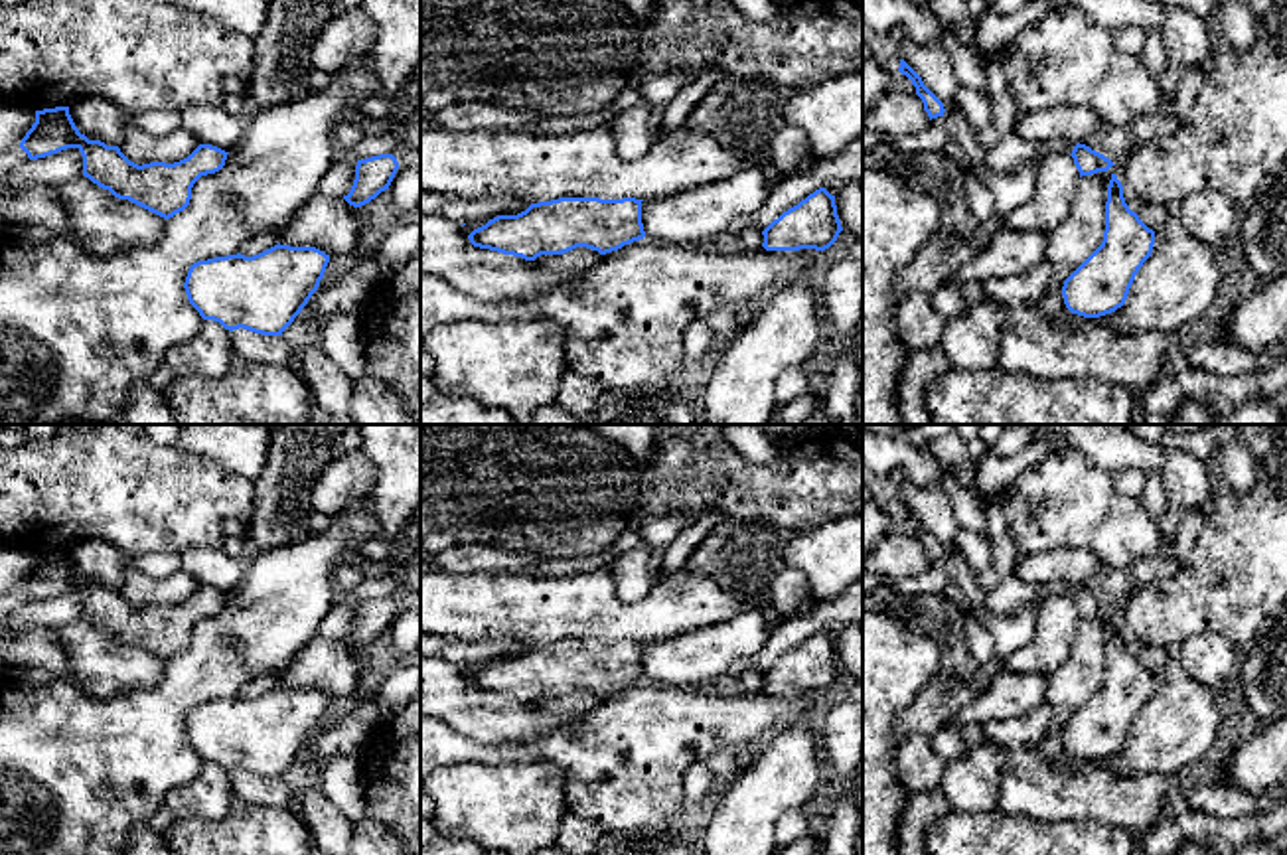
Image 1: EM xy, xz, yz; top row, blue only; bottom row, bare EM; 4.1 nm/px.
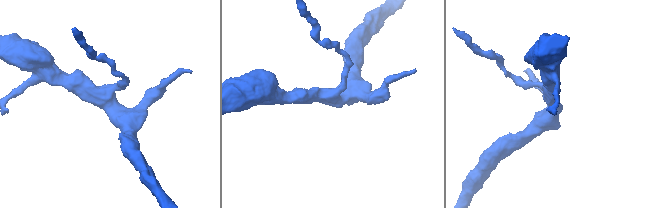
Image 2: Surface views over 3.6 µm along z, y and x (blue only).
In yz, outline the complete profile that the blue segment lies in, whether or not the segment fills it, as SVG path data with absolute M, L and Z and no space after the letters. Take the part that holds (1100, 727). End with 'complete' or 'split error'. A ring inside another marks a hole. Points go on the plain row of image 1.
M1111 616L1105 644L1101 687L1064 723L1062 738L1072 756L1099 760L1127 742L1143 705L1151 699L1155 673L1149 671L1123 640L1123 628Z | complete

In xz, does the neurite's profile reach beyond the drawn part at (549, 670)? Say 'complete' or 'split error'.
complete

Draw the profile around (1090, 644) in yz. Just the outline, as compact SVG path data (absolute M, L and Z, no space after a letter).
M1117 608L1082 618L1070 660L1048 675L1046 703L1054 721L1038 744L1040 756L1056 768L1099 764L1121 776L1176 774L1200 766L1212 758L1220 727L1218 699L1173 658L1157 669L1153 695L1135 717L1121 750L1099 760L1084 760L1066 750L1064 723L1103 683L1107 628L1113 616L1119 622Z

